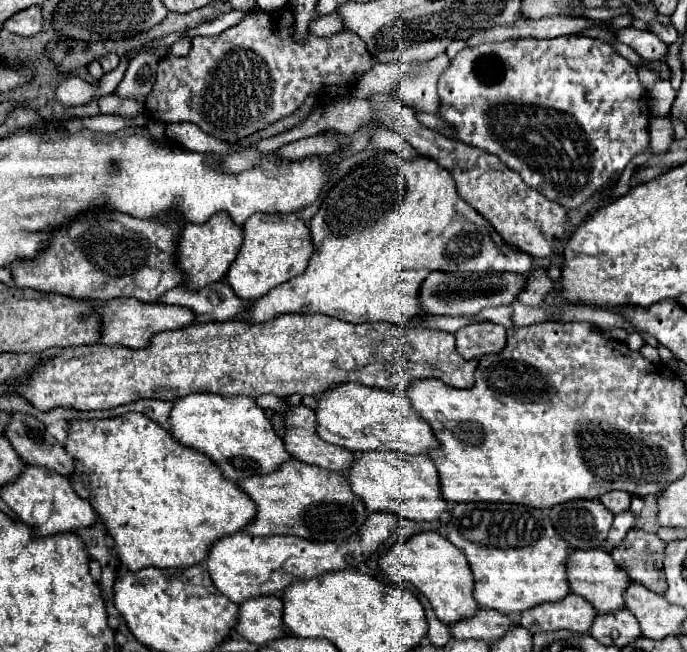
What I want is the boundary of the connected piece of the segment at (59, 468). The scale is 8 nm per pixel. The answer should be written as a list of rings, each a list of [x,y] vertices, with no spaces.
[[[18,412],[12,416],[12,422],[4,434],[26,464],[44,466],[62,476],[72,474],[72,456],[68,456],[64,444],[60,444],[52,434],[48,434],[46,426],[36,418]]]

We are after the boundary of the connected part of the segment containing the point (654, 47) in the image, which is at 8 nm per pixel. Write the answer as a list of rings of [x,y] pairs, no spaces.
[[[624,28],[618,32],[618,40],[628,44],[636,54],[649,61],[666,61],[668,44],[664,44],[656,34],[636,28]]]

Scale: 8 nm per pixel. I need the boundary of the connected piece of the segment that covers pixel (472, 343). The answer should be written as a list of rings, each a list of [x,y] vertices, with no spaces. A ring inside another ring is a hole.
[[[492,322],[464,326],[456,332],[456,348],[462,358],[472,360],[484,354],[496,354],[506,346],[506,328]]]

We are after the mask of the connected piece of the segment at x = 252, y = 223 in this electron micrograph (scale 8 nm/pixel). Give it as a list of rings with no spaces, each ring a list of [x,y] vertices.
[[[252,214],[242,226],[242,246],[226,272],[226,282],[242,300],[256,300],[272,288],[302,274],[312,256],[312,238],[296,214]]]

